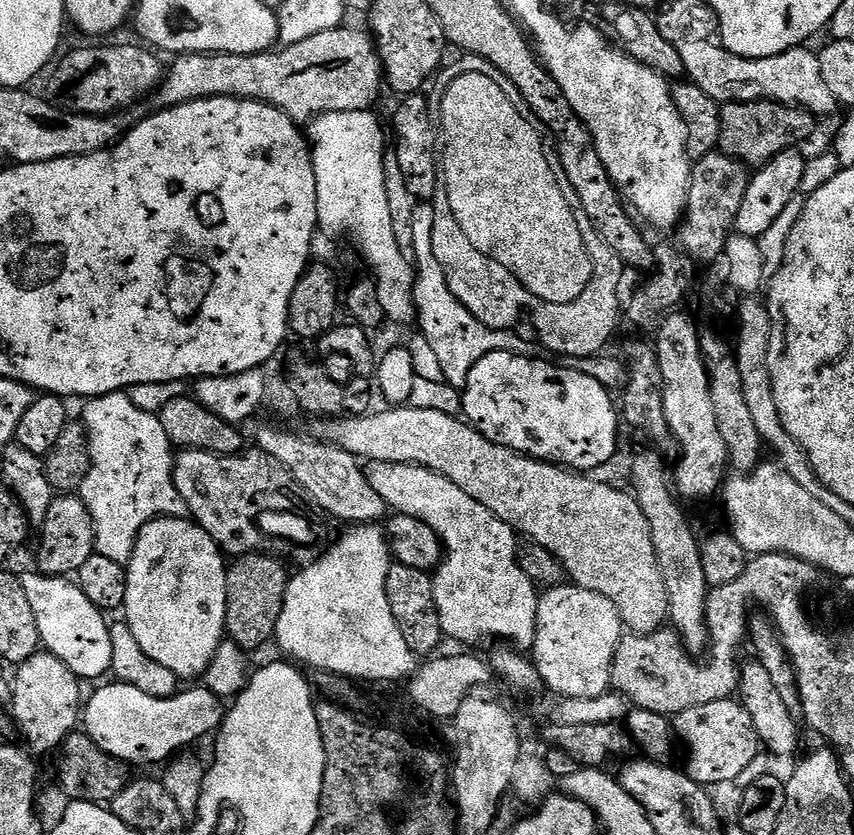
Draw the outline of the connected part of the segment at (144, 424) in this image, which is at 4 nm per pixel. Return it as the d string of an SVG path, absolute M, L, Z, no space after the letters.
M127 391L111 392L87 401L82 423L88 429L88 442L92 445L92 468L88 477L82 482L78 495L92 514L96 526L96 552L106 558L114 558L114 562L127 565L136 549L136 540L140 532L152 520L161 516L189 515L186 502L178 494L176 483L172 477L174 467L174 445L162 426L159 415L155 411L147 412L139 408L131 400Z

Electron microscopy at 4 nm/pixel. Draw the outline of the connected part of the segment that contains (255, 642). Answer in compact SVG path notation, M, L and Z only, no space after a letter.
M267 553L239 557L235 564L229 569L225 631L229 639L243 651L254 652L275 637L290 574L286 572L285 563L281 559L269 556Z

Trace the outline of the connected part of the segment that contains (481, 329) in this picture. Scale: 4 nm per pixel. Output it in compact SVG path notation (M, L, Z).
M417 203L414 210L414 246L416 256L414 271L416 274L416 314L419 331L430 342L445 372L447 383L457 390L463 390L468 384L470 370L486 354L491 352L517 352L520 356L529 355L530 348L515 331L487 328L454 296L434 254L434 203Z

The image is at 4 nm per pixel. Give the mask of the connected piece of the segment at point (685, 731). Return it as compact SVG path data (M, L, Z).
M736 698L706 702L706 706L682 710L674 717L674 729L679 743L684 743L688 751L686 771L689 778L705 786L728 784L738 779L755 762L756 755L762 752L754 722Z

